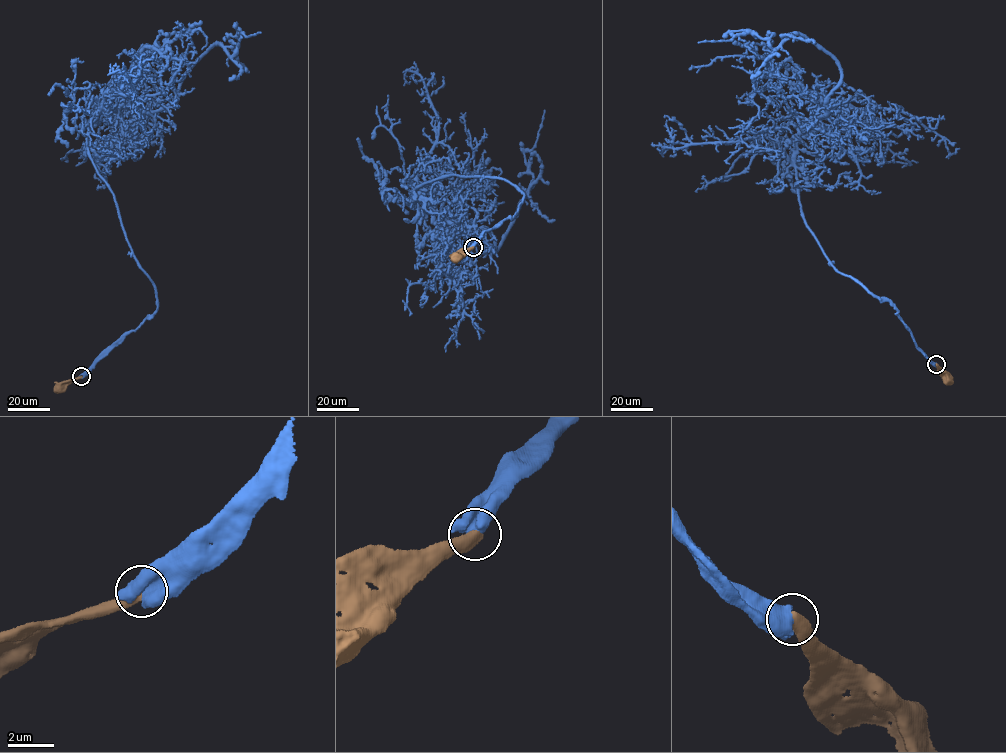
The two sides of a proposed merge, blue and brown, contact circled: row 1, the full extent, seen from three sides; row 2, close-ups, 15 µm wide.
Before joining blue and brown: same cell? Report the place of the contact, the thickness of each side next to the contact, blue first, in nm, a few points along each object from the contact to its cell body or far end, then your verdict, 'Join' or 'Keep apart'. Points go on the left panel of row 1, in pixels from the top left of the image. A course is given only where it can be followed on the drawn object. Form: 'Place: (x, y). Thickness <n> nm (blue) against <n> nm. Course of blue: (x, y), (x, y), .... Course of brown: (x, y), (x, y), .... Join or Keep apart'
Place: (81, 376). Thickness 550 nm (blue) against 550 nm. Course of blue: (81, 377), (158, 302), (91, 120), (161, 110), (212, 45), (260, 32). Course of brown: (81, 377), (60, 387). Keep apart

